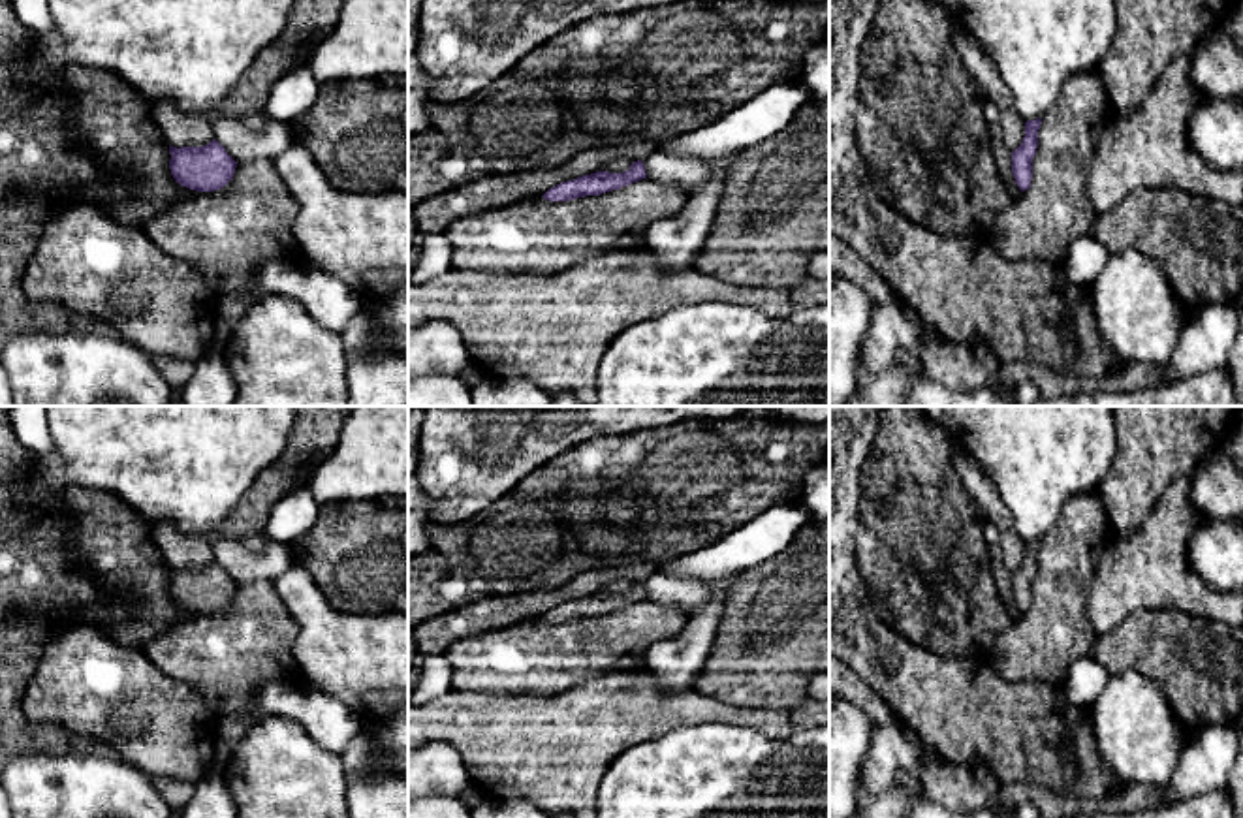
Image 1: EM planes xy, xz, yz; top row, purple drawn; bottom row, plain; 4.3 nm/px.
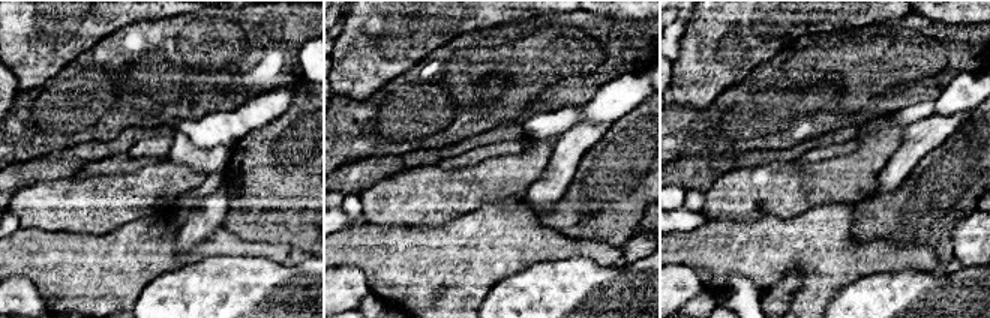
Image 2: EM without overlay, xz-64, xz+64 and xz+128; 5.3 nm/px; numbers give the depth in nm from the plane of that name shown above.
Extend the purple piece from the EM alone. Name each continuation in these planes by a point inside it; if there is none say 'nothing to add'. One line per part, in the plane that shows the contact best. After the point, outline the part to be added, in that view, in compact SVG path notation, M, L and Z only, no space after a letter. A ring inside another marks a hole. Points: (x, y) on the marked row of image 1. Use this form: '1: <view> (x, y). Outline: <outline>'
nothing to add

